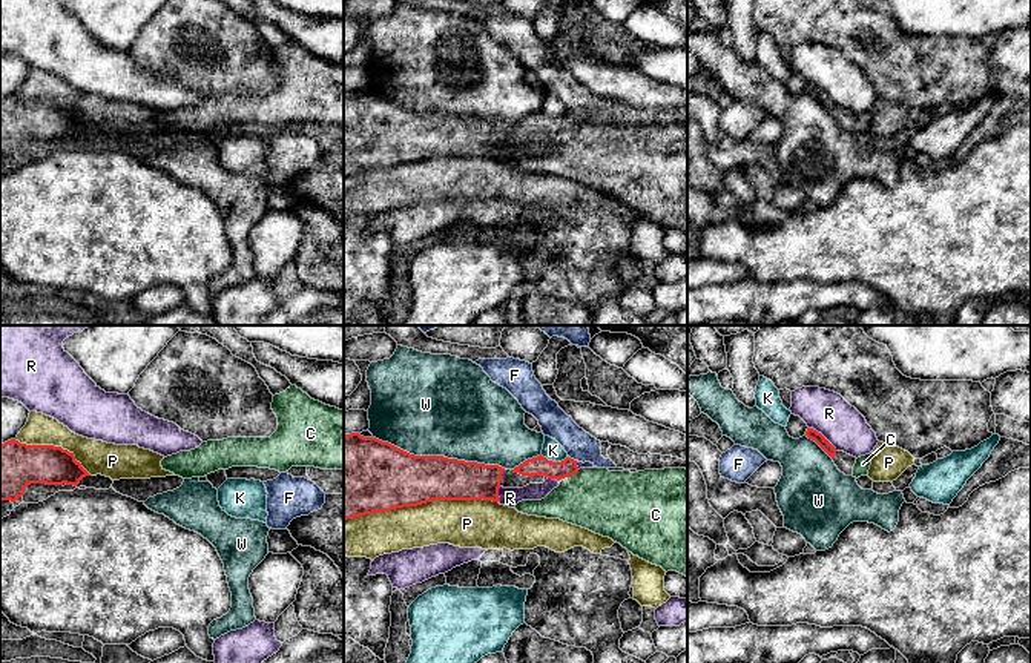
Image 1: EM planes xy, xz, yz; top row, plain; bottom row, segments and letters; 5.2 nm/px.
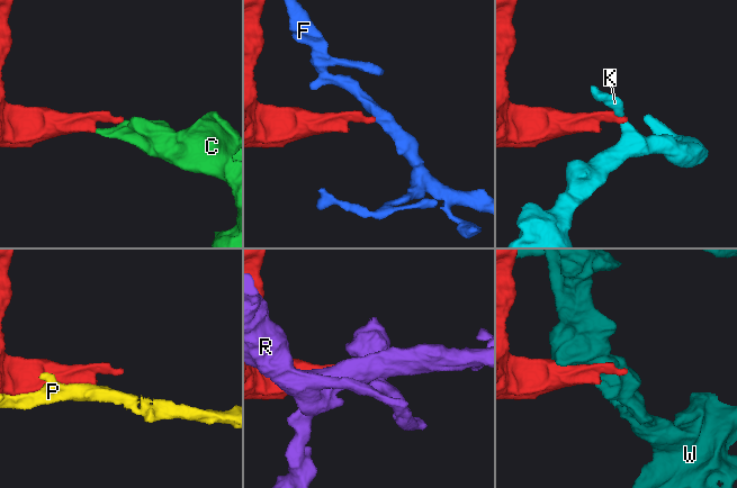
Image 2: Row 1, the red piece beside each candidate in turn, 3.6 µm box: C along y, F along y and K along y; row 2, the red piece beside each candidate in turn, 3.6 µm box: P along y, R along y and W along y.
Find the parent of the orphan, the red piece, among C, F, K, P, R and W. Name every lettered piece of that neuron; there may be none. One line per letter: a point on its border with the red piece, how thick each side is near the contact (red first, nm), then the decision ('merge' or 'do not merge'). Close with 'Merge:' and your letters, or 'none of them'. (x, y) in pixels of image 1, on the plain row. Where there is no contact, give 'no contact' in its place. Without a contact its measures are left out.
C: xz (573, 131) | 100/340 nm | merge
F: xz (573, 115) | 100/160 nm | do not merge
K: xz (554, 118) | 100/100 nm | do not merge
P: xz (421, 160) | 360/240 nm | do not merge
R: yz (823, 92) | 60/220 nm | do not merge
W: xz (439, 112) | 300/500 nm | do not merge
Merge: C

